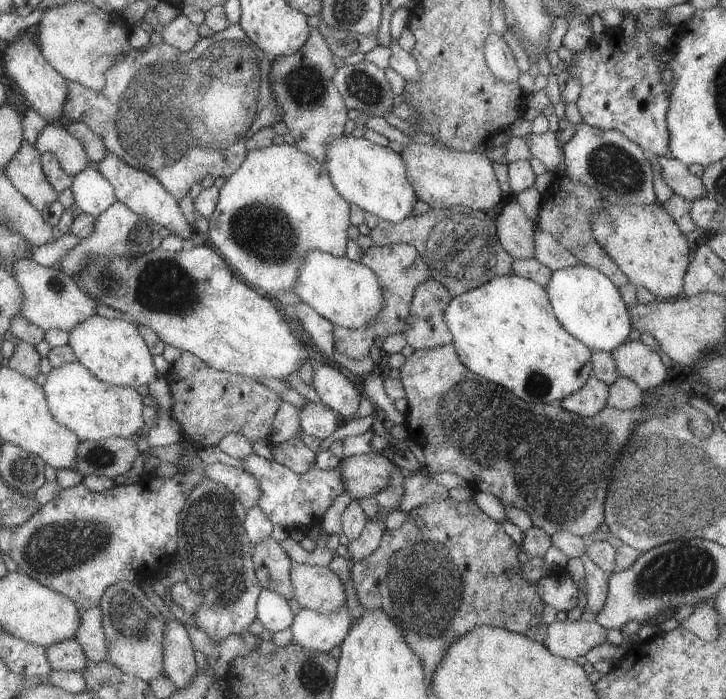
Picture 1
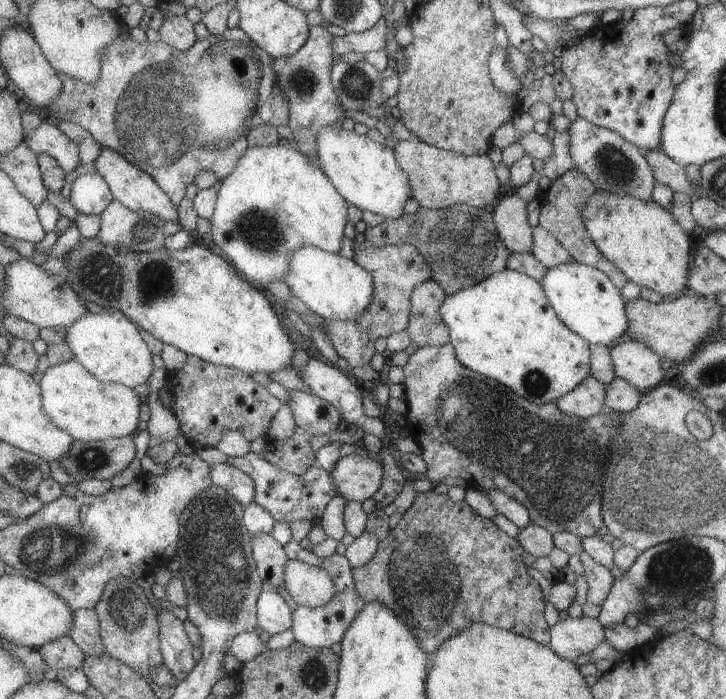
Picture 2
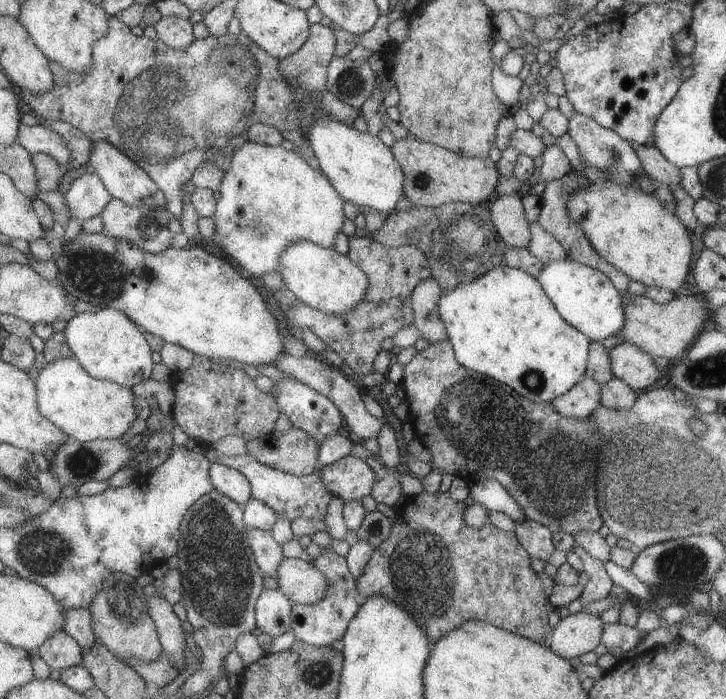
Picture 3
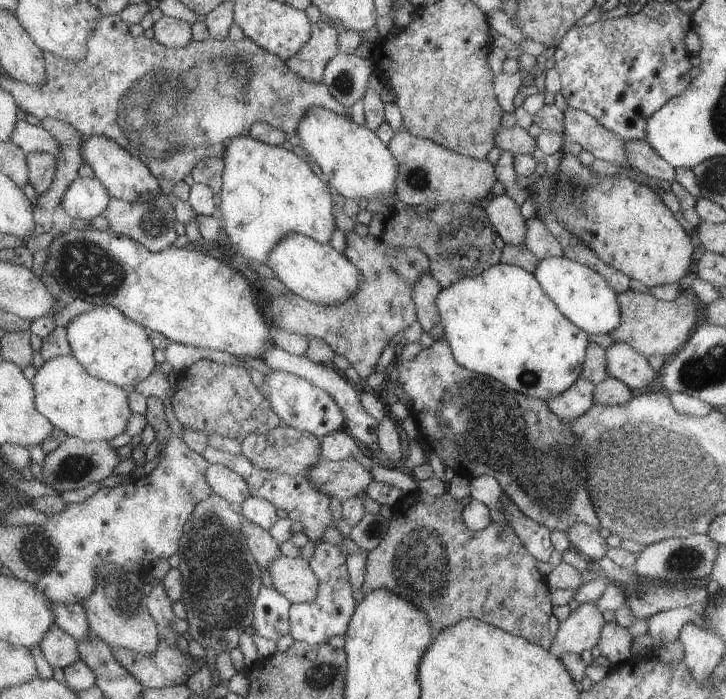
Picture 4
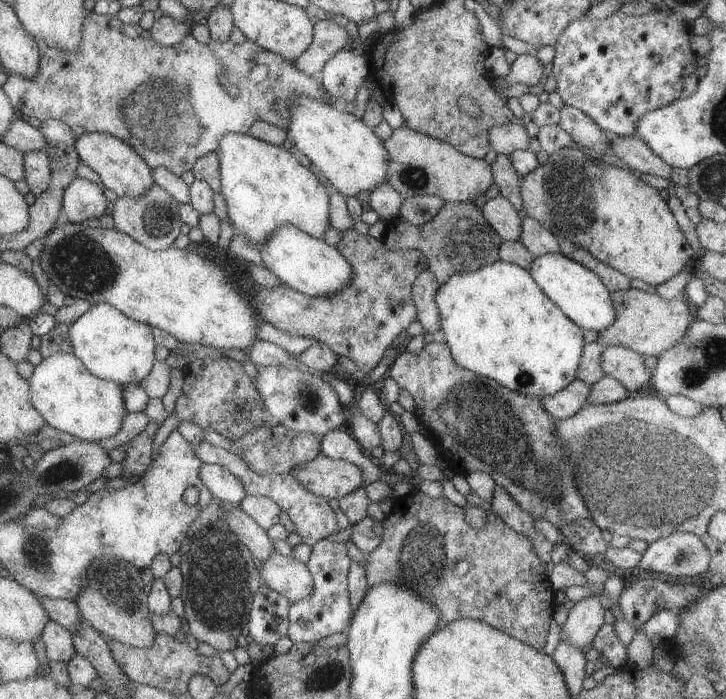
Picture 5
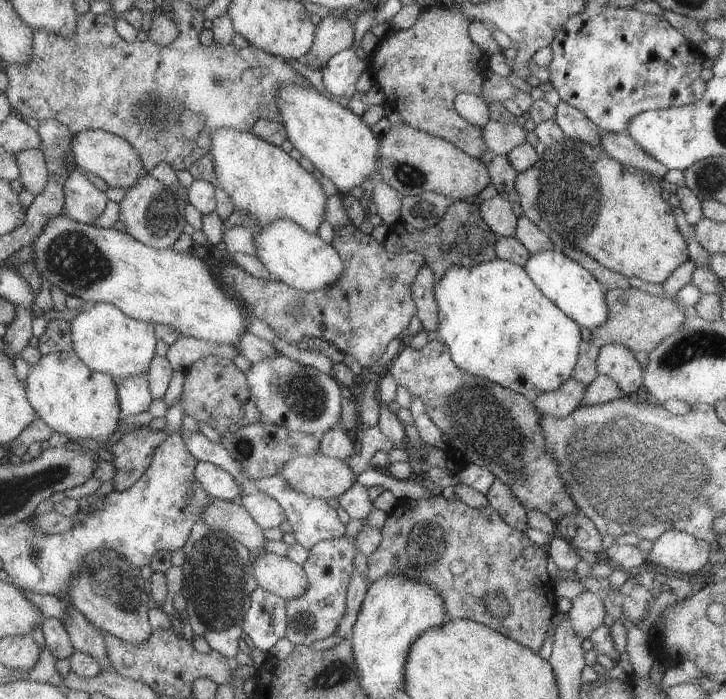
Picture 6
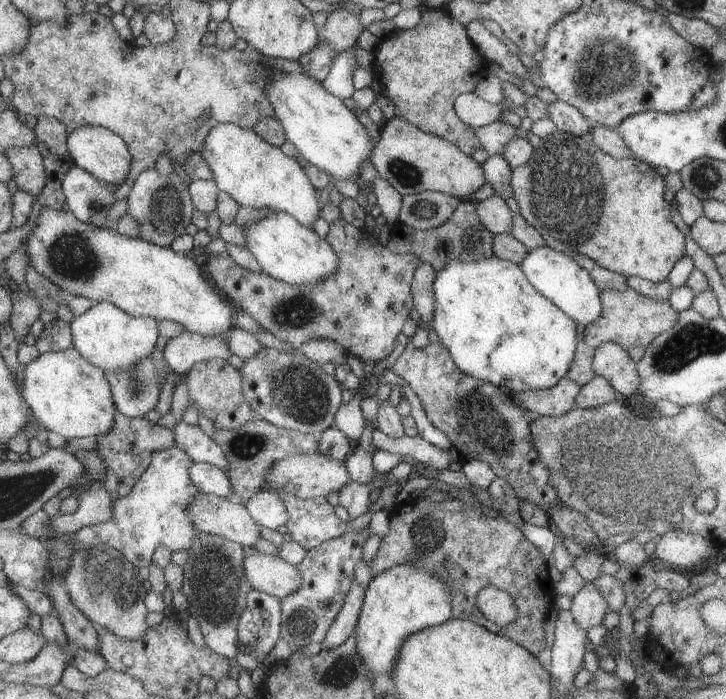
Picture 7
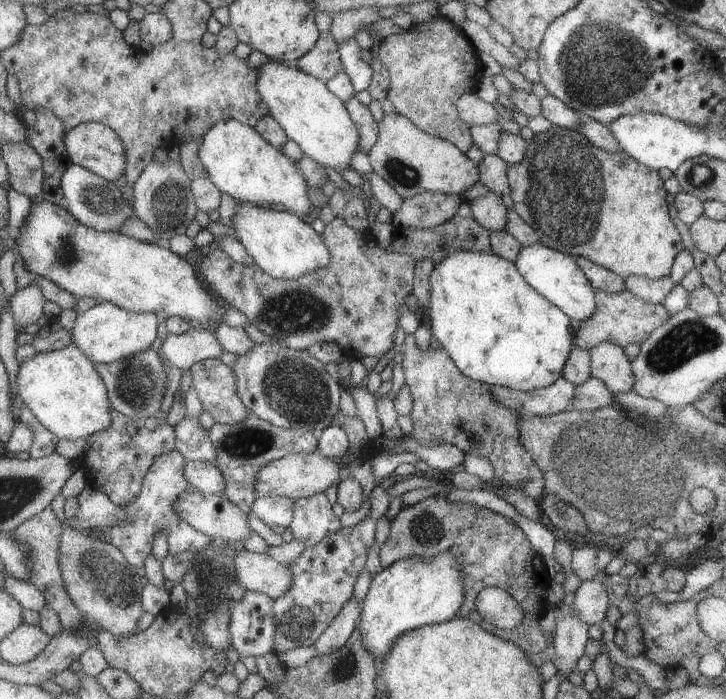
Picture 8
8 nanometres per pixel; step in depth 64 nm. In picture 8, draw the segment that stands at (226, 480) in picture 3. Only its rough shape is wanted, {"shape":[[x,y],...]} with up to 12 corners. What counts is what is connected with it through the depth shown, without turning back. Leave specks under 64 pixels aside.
{"shape":[[186,461],[183,478],[199,492],[221,495],[223,476],[211,462]]}

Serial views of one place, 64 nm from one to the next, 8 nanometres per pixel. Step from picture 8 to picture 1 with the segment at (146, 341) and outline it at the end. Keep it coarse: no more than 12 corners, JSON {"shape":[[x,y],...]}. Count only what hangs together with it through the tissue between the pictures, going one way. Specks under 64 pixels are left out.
{"shape":[[93,314],[67,344],[97,380],[136,389],[156,378],[127,317]]}

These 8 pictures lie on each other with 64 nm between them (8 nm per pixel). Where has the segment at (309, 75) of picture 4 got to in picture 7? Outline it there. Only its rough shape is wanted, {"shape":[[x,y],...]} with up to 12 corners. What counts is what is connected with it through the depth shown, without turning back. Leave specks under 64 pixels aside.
{"shape":[[329,12],[318,40],[337,53],[352,47],[363,30],[360,14]]}

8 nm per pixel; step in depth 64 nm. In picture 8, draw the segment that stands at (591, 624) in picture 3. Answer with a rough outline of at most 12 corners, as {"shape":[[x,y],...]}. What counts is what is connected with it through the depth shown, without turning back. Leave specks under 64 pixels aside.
{"shape":[[607,573],[583,580],[571,610],[587,626],[605,618]]}

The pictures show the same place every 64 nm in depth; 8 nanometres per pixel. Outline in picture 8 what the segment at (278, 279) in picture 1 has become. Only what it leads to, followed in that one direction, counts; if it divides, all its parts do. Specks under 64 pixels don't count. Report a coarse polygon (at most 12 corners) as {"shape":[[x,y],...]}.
{"shape":[[225,118],[197,158],[219,192],[248,204],[313,208],[293,160]]}

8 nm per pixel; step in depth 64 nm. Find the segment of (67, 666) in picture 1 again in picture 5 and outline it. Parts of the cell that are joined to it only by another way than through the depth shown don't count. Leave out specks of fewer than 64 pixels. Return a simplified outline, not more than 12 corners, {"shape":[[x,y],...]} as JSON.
{"shape":[[50,619],[42,629],[47,662],[77,655],[72,634]]}

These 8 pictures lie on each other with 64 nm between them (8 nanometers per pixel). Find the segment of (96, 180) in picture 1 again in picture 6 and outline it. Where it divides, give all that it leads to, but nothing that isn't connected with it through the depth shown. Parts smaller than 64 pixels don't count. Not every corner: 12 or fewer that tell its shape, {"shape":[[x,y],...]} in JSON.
{"shape":[[77,168],[63,182],[63,215],[94,225],[107,198]]}

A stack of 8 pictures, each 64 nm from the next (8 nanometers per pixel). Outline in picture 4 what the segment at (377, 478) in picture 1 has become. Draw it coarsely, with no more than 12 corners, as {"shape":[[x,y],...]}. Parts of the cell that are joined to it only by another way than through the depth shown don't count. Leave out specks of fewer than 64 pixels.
{"shape":[[320,459],[307,478],[340,502],[361,495],[372,477],[359,461]]}

